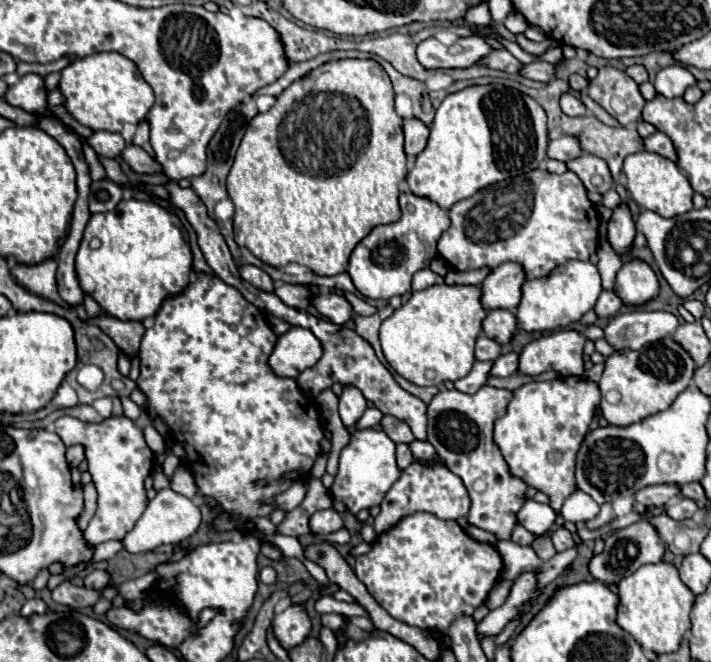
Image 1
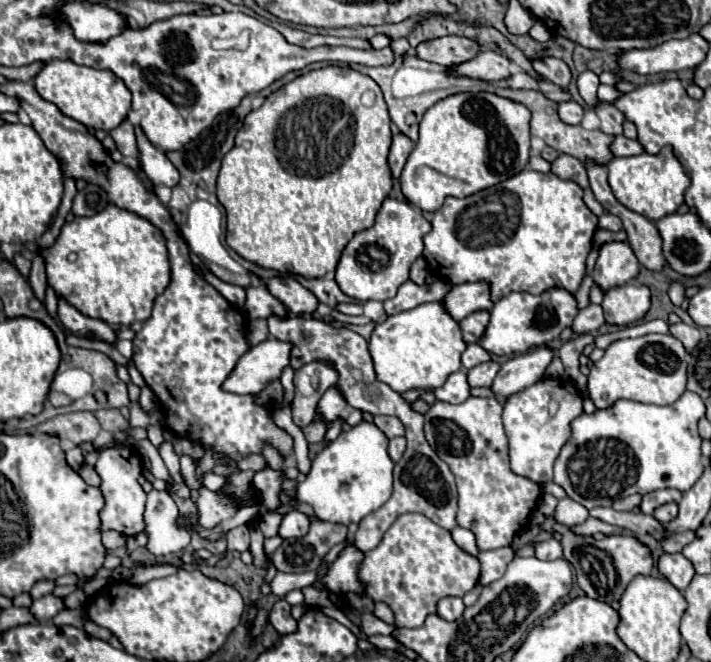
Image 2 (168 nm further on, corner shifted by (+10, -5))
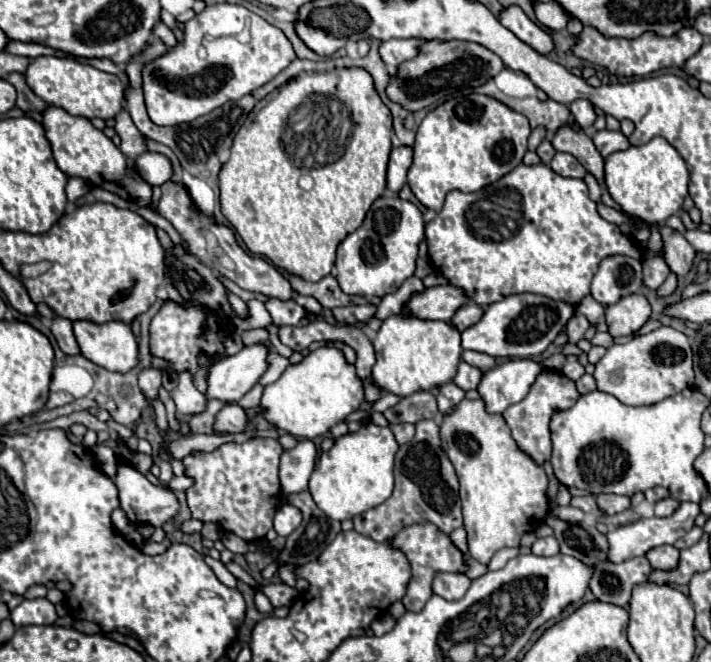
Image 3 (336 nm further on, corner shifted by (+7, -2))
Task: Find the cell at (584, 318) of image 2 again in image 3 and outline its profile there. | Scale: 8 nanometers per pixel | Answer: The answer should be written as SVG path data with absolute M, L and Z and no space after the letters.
M583 314L573 316L573 318L567 322L567 338L569 338L569 342L571 342L571 344L577 344L577 342L583 338L583 334L585 334L587 328L589 328L589 322L587 322L587 318L585 318Z

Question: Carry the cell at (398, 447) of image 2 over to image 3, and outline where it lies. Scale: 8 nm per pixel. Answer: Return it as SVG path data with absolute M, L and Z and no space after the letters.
M391 424L389 428L393 430L393 436L395 436L395 440L399 444L409 442L413 438L413 434L415 434L415 424Z

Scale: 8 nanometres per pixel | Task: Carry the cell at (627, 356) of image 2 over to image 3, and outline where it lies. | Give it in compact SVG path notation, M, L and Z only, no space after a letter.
M669 326L632 337L625 344L613 344L595 364L597 390L613 394L627 406L649 406L693 386L693 352L689 338Z

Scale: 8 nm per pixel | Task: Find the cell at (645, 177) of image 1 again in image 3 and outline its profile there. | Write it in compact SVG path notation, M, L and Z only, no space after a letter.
M653 138L643 146L629 146L627 150L613 152L605 158L605 184L611 198L629 214L645 222L665 222L669 216L679 214L687 196L689 170L679 152L665 140Z

